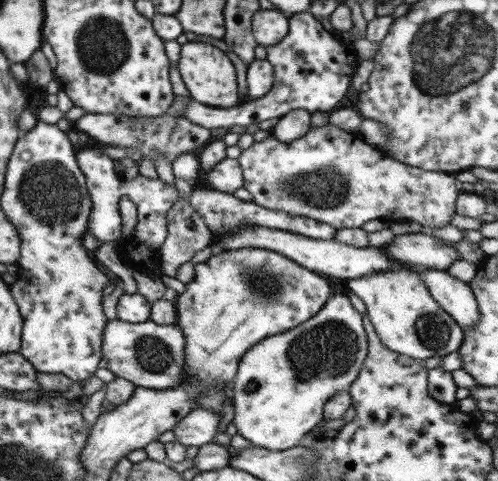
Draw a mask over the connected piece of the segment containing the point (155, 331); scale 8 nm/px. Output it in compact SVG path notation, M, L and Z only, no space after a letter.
M115 317L113 320L108 320L102 330L100 351L101 356L106 360L107 370L115 377L128 380L136 387L157 390L171 388L182 383L183 349L184 338L175 324L158 325L149 320L142 323L128 323Z

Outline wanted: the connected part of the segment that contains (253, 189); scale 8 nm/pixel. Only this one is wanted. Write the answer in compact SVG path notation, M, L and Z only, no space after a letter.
M327 122L320 127L310 126L297 140L283 144L273 135L253 142L241 150L236 159L243 176L242 187L251 195L251 202L261 208L285 212L292 216L329 224L331 228L359 228L368 220L413 222L423 227L442 227L454 214L458 183L452 174L425 172L419 168L391 159L378 148L367 145L357 132L346 132Z

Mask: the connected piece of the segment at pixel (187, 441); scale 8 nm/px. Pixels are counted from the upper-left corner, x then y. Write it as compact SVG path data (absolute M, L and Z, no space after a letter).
M192 409L189 414L182 417L181 420L178 420L172 428L174 434L174 440L178 443L183 444L183 446L201 446L203 444L211 443L211 438L215 436L215 432L218 431L217 425L219 424L220 418L226 418L224 416L217 416L215 412L211 410L201 410Z

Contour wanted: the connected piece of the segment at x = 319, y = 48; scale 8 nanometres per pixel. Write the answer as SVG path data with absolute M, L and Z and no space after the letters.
M303 11L287 17L288 31L277 44L264 46L266 59L273 69L271 88L258 99L241 101L229 108L215 108L188 100L182 116L208 131L210 128L249 126L279 118L295 109L308 113L331 112L349 88L350 78L357 64L356 52L344 41L325 31L319 21L309 12Z

